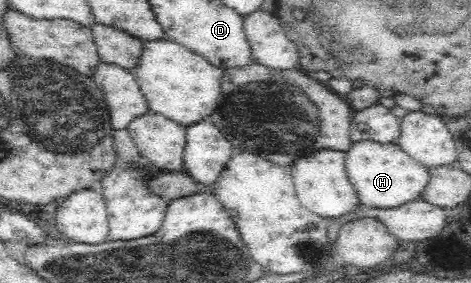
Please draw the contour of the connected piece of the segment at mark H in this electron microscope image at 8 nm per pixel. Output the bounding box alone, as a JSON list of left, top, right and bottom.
[344,140,429,209]

